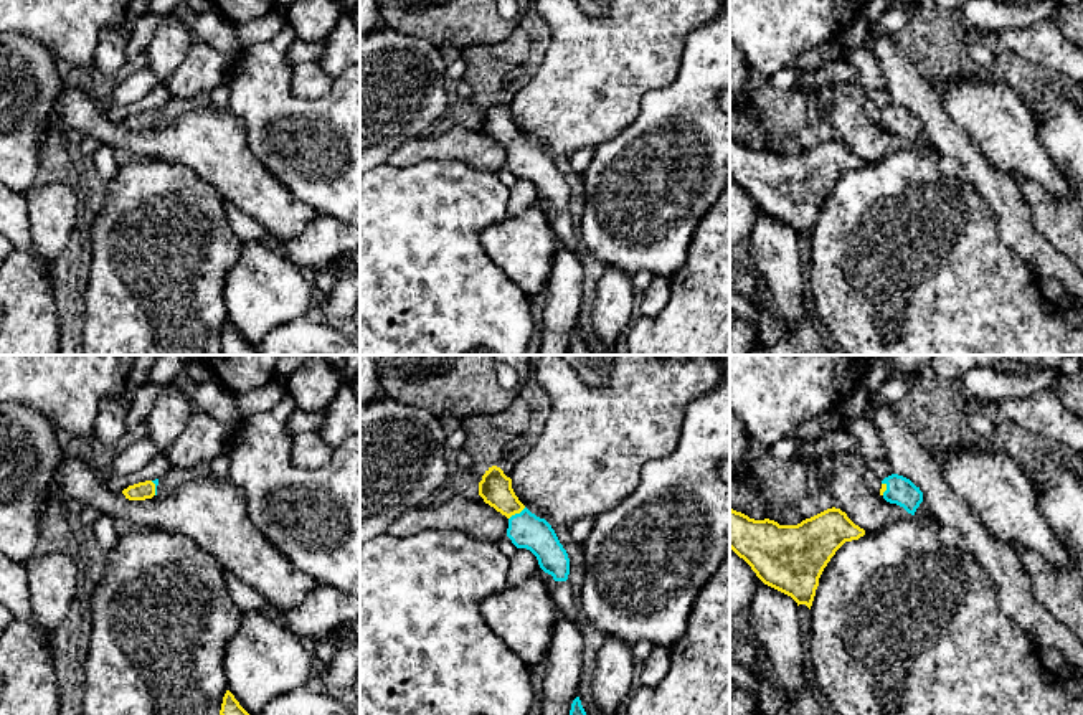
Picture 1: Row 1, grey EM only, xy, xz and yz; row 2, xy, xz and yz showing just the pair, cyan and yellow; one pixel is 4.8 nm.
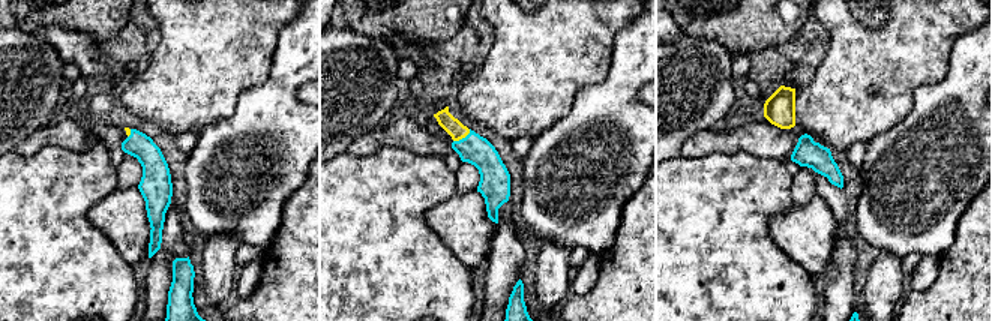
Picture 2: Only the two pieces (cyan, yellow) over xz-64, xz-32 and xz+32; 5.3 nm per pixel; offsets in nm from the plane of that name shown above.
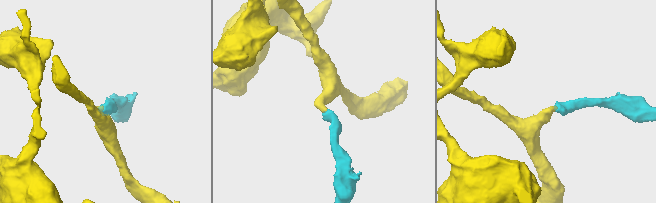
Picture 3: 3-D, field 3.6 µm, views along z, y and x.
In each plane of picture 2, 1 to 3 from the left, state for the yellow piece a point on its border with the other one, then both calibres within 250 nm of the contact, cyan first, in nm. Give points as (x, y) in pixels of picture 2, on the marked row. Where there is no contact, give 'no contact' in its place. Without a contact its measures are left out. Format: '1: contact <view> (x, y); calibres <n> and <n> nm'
1: contact xz-64 (131, 134); calibres 140 and 30 nm
2: contact xz-32 (462, 138); calibres 160 and 90 nm
3: no contact

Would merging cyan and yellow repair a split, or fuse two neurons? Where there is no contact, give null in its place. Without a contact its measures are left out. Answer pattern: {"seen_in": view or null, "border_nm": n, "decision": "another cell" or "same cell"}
{"seen_in": "xz", "border_nm": 110, "decision": "same cell"}

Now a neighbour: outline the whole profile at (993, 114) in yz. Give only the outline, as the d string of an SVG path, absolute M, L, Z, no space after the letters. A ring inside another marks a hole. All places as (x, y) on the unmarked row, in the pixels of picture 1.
M974 68L951 78L939 91L948 116L997 170L1035 180L1055 198L1073 197L1038 142L1035 117L1015 89Z

